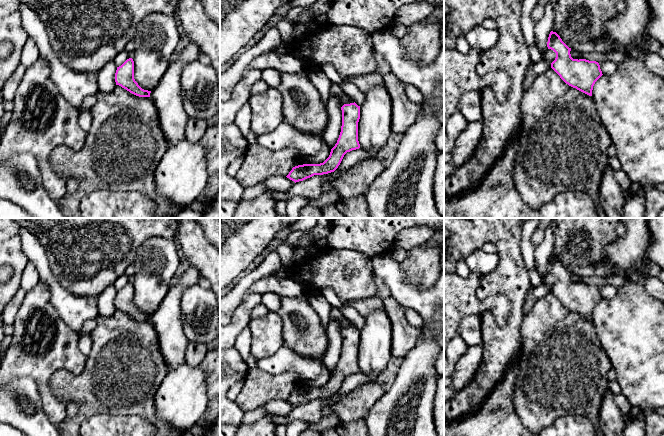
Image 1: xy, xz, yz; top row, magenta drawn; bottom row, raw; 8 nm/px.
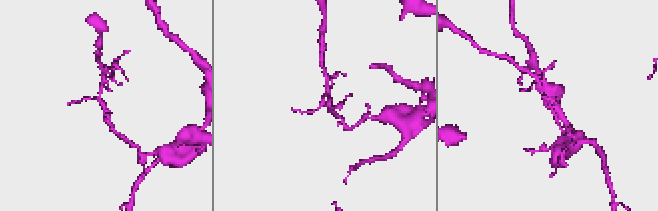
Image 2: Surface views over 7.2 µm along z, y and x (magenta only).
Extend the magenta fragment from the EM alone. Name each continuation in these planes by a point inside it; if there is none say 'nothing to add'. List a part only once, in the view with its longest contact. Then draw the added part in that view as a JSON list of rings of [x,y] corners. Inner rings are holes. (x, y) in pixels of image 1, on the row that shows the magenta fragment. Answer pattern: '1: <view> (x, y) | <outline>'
nothing to add

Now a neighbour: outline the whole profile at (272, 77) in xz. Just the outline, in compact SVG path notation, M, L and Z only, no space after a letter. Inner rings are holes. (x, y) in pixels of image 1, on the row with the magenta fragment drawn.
M274 68L261 71L261 79L271 88L278 88L281 82L281 72Z

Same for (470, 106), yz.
M480 89L462 95L458 110L462 113L467 122L481 121L482 104Z

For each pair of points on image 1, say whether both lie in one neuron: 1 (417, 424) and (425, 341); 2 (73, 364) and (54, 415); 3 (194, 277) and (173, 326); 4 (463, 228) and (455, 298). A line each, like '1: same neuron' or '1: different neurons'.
1: same neuron
2: same neuron
3: same neuron
4: different neurons

